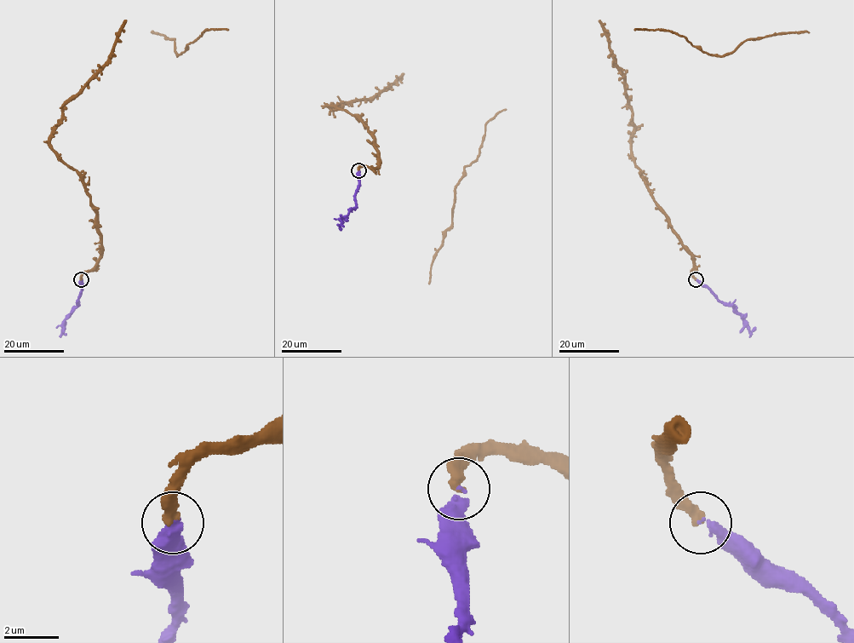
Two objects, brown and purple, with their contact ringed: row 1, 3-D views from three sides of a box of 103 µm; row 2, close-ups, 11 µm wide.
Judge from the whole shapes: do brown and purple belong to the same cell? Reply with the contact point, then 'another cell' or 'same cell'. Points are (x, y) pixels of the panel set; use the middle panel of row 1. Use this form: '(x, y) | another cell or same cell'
(358, 170) | same cell

